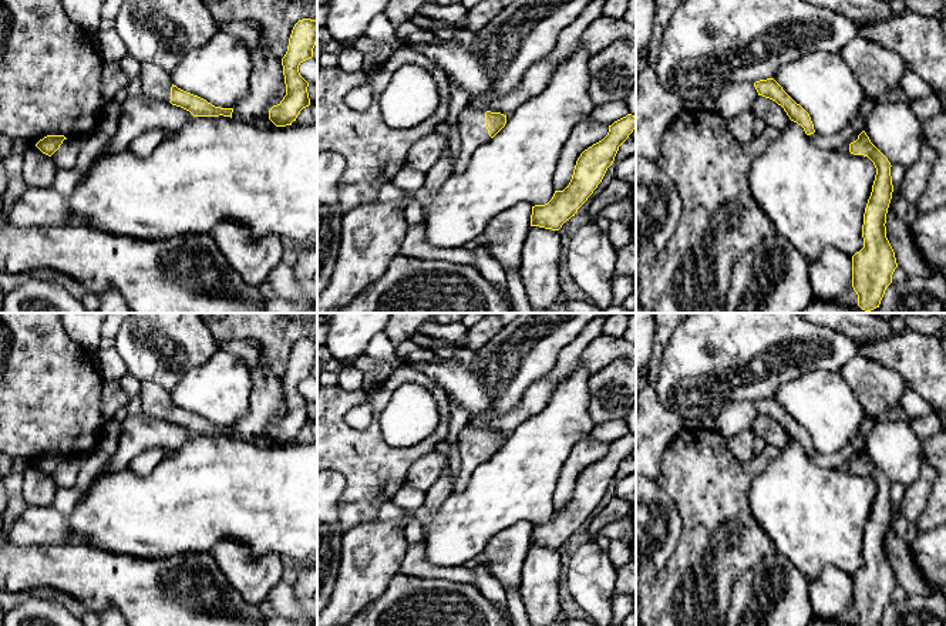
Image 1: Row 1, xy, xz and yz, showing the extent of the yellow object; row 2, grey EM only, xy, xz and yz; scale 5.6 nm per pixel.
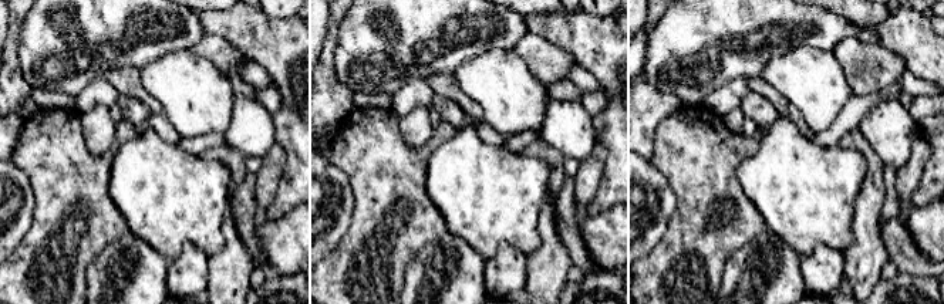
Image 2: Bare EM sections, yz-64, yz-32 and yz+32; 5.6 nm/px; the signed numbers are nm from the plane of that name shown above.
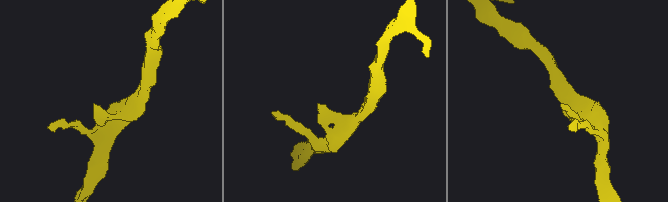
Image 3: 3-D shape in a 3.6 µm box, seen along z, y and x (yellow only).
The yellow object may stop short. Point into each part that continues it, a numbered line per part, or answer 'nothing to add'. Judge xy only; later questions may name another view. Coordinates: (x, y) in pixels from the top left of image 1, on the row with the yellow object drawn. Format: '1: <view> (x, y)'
1: xy (155, 83)

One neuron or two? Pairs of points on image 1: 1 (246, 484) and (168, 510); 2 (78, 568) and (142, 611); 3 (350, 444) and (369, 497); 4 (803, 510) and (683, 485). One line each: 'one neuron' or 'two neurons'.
1: one neuron
2: one neuron
3: one neuron
4: two neurons

